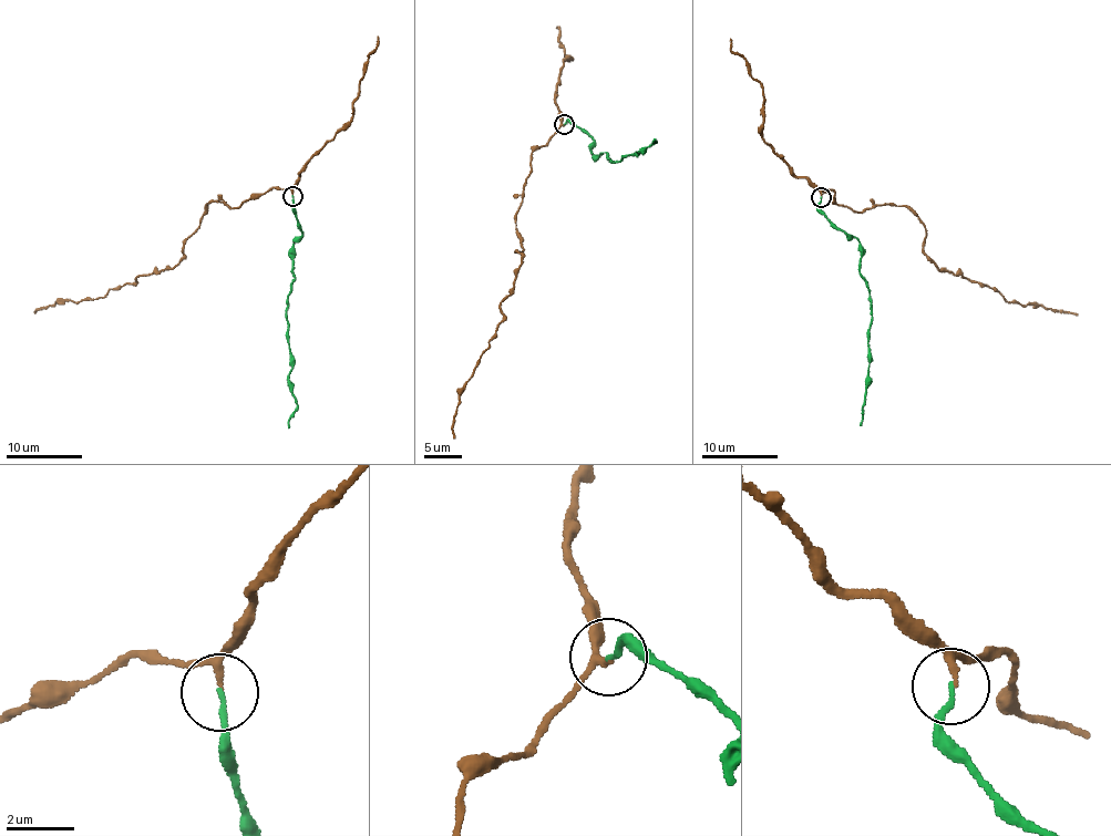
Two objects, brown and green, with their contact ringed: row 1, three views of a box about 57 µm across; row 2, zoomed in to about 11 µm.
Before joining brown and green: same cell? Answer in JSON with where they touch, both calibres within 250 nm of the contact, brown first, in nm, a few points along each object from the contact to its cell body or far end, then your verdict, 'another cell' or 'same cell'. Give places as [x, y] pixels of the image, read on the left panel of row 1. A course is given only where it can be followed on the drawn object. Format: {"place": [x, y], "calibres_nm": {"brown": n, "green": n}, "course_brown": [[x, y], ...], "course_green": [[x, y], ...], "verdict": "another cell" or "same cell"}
{"place": [292, 196], "calibres_nm": {"brown": 120, "green": 160}, "course_brown": [[292, 195], [271, 187], [232, 207], [205, 205], [171, 268], [34, 313]], "course_green": [[292, 195], [302, 231], [292, 245], [286, 318], [289, 390], [297, 409], [288, 422], [290, 427]], "verdict": "same cell"}

